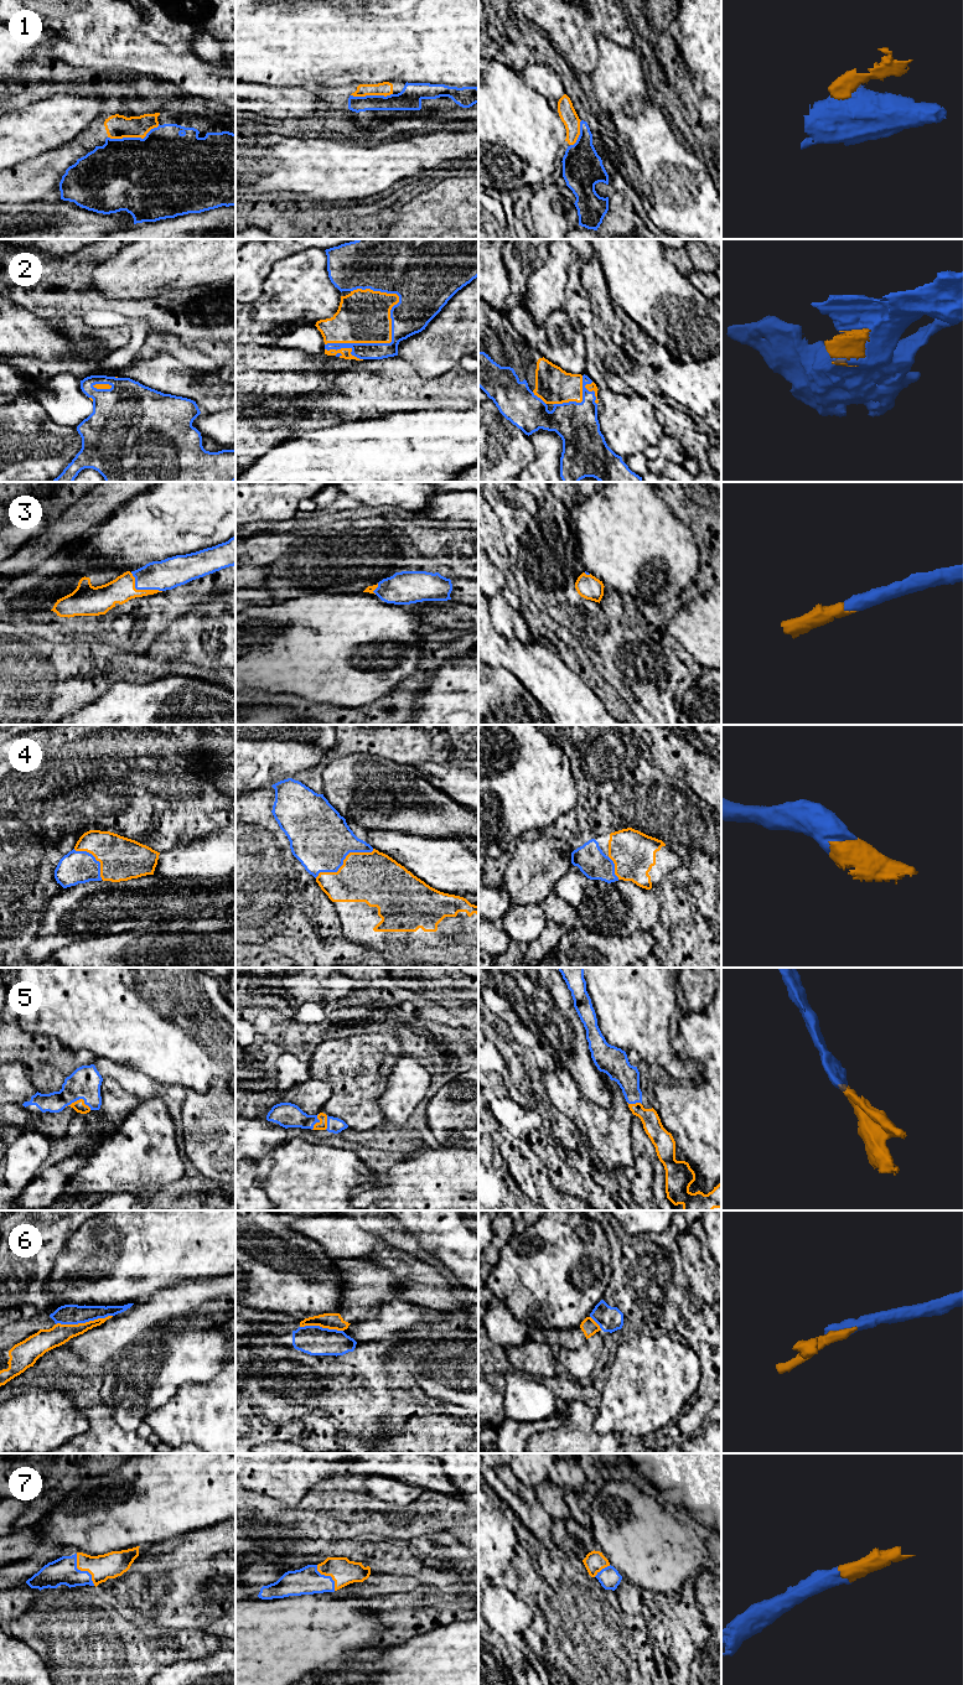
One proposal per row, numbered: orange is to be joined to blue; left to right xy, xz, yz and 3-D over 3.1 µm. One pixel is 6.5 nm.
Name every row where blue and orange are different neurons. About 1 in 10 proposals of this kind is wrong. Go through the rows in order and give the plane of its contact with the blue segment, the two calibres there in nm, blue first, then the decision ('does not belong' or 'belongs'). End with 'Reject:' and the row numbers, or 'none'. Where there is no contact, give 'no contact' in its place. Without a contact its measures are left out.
1: meets blue in xy; 480 nm thick on the blue side, 160 nm on the other; belongs
2: meets blue in xz; 220 nm thick on the blue side, 340 nm on the other; belongs
3: meets blue in xy; 200 nm thick on the blue side, 160 nm on the other; belongs
4: meets blue in xz; 400 nm thick on the blue side, 340 nm on the other; belongs
5: meets blue in xy; 220 nm thick on the blue side, 80 nm on the other; belongs
6: meets blue in xy; 130 nm thick on the blue side, 140 nm on the other; does not belong
7: meets blue in xy; 180 nm thick on the blue side, 170 nm on the other; belongs
Reject: 6

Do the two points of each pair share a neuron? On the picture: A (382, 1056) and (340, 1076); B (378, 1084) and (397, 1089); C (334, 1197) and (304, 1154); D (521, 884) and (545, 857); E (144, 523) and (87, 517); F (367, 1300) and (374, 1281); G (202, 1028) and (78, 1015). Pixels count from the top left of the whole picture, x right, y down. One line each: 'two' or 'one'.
A: one
B: two
C: one
D: one
E: two
F: one
G: one

